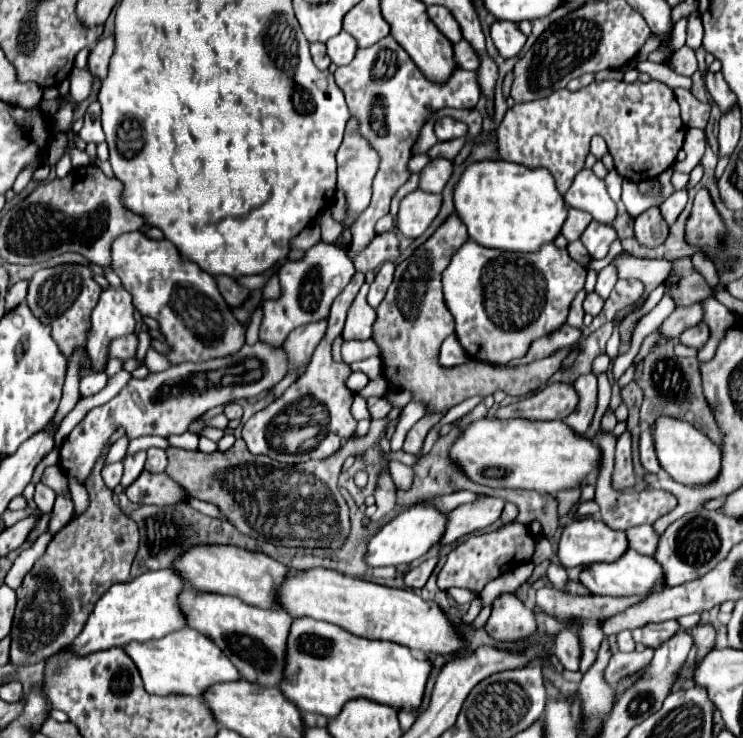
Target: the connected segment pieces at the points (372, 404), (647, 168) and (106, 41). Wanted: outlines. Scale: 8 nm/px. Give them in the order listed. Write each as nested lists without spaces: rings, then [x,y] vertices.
[[[374,396],[374,398],[368,398],[368,410],[372,414],[372,420],[378,420],[388,416],[388,412],[392,410],[392,404],[384,396]]]
[[[604,80],[576,92],[562,88],[548,98],[514,104],[498,130],[500,158],[528,168],[546,168],[554,176],[560,194],[570,188],[574,176],[584,168],[594,134],[602,134],[614,156],[616,172],[630,182],[652,180],[670,168],[686,134],[674,92],[656,80],[648,84]]]
[[[108,36],[108,38],[102,38],[90,52],[90,58],[88,58],[88,70],[104,80],[106,74],[108,74],[108,64],[110,64],[110,58],[114,54],[114,38]]]

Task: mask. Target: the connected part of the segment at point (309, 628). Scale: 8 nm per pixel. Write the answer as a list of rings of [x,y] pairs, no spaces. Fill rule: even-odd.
[[[298,618],[292,622],[288,632],[280,690],[292,704],[300,706],[300,712],[316,712],[326,718],[338,714],[344,702],[360,696],[398,710],[418,708],[430,668],[428,660],[414,658],[410,650],[400,644],[360,638],[328,622]]]

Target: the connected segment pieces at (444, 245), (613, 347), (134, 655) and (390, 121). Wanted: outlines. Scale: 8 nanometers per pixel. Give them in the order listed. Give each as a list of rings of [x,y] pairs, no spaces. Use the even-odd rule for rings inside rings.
[[[452,214],[434,234],[426,240],[408,260],[396,266],[394,282],[388,288],[384,302],[376,308],[378,320],[374,326],[374,342],[382,348],[384,356],[384,376],[394,388],[404,388],[414,392],[414,400],[426,402],[432,410],[448,410],[470,396],[488,396],[496,390],[502,390],[510,396],[526,396],[532,392],[532,376],[534,390],[544,386],[548,378],[560,368],[562,360],[570,350],[560,350],[552,358],[536,360],[532,364],[518,364],[506,368],[494,368],[490,364],[466,362],[454,368],[444,370],[436,362],[436,354],[444,338],[454,334],[454,318],[448,312],[442,298],[442,282],[440,276],[450,264],[454,252],[468,240],[466,226],[462,220]]]
[[[621,322],[616,324],[613,328],[613,333],[610,339],[607,342],[605,353],[610,357],[614,358],[619,355],[619,348],[620,348],[620,335],[619,335],[619,327]]]
[[[182,628],[166,634],[158,640],[148,642],[130,642],[122,646],[122,650],[132,658],[136,668],[140,670],[144,688],[148,694],[156,696],[168,696],[168,694],[188,694],[188,696],[200,696],[208,686],[216,682],[234,682],[240,680],[240,674],[224,654],[220,654],[220,648],[210,640],[204,638],[204,634]]]
[[[392,36],[382,38],[376,42],[376,46],[360,48],[356,58],[348,66],[340,66],[334,76],[338,88],[344,92],[350,114],[358,114],[360,132],[364,132],[364,138],[368,138],[368,142],[380,154],[380,170],[372,186],[372,202],[350,226],[350,254],[358,254],[374,238],[374,224],[390,212],[390,200],[396,190],[410,178],[408,160],[412,158],[412,148],[430,114],[442,108],[472,110],[480,100],[480,90],[476,86],[476,72],[468,70],[454,70],[450,80],[444,84],[430,82]],[[380,128],[386,130],[386,136],[380,134]]]

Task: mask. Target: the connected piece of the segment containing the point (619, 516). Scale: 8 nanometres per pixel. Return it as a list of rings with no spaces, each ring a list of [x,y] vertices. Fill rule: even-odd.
[[[598,432],[596,442],[598,442],[600,452],[602,452],[596,476],[596,502],[600,506],[602,520],[612,530],[628,530],[628,528],[640,526],[640,524],[654,524],[660,516],[664,516],[664,514],[668,514],[670,510],[676,508],[676,496],[670,494],[670,492],[666,492],[666,490],[646,488],[642,492],[626,492],[626,494],[620,494],[616,490],[612,490],[611,477],[614,470],[616,438],[612,434]]]

